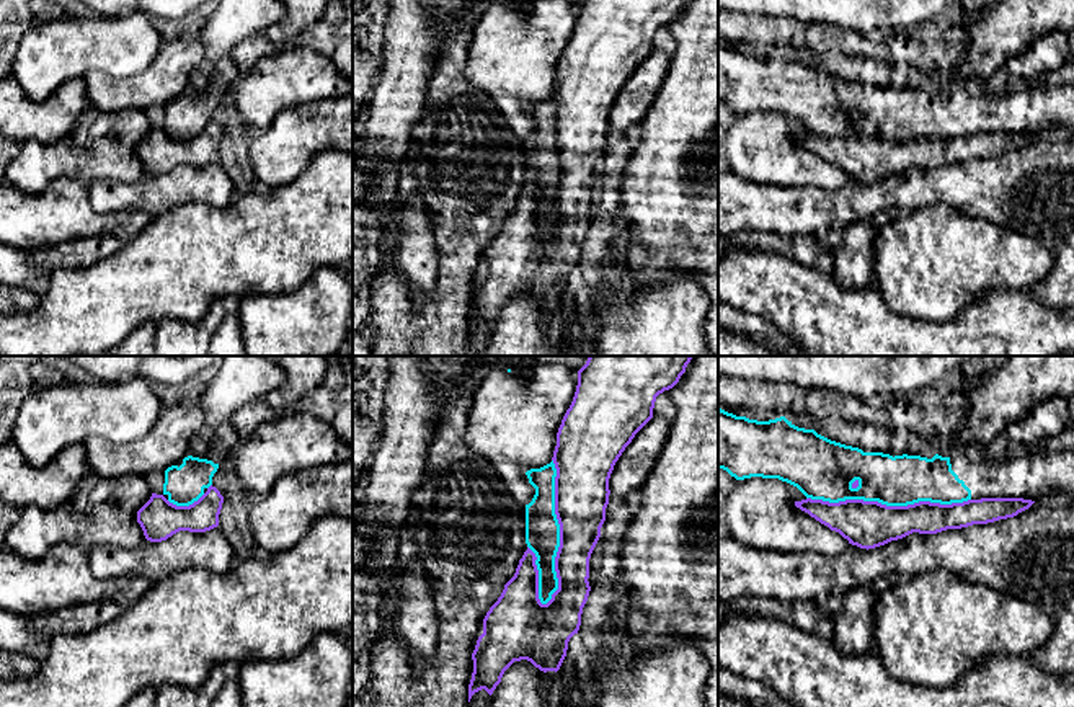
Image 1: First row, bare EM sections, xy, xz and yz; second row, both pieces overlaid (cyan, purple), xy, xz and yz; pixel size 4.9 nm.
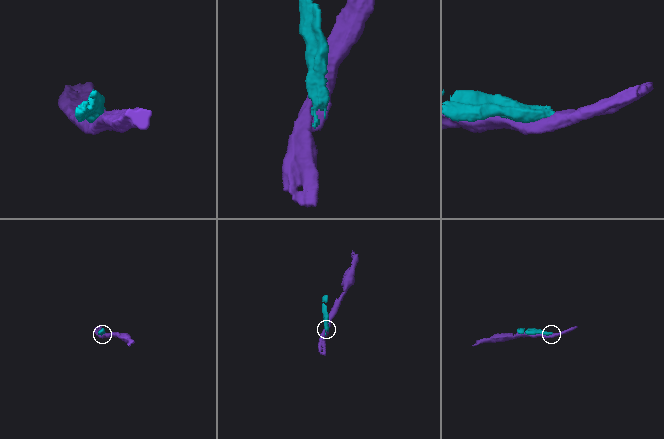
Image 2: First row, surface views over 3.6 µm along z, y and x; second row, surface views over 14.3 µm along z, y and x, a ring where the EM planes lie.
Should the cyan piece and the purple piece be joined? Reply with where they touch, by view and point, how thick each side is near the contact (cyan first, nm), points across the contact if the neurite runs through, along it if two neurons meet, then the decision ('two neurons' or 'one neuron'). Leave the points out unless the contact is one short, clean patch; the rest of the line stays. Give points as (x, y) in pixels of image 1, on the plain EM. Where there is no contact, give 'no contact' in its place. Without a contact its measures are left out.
meets cyan in xz at (559, 167); 180 nm thick on the cyan side, 280 nm on the other; two neurons

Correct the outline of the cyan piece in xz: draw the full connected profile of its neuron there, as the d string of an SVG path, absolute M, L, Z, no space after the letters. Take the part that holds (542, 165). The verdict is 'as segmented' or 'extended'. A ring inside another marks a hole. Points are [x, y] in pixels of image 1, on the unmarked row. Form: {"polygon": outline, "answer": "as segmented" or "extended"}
{"polygon": "M553 95L540 103L526 106L535 129L526 139L526 178L535 188L539 204L539 233L547 238L558 224L555 191L560 181L560 158L555 149L555 111Z", "answer": "as segmented"}

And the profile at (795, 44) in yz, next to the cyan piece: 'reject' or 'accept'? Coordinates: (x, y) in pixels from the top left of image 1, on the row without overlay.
reject

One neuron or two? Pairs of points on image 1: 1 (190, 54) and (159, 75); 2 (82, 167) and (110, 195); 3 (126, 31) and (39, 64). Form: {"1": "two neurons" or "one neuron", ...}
{"1": "one neuron", "2": "two neurons", "3": "one neuron"}

